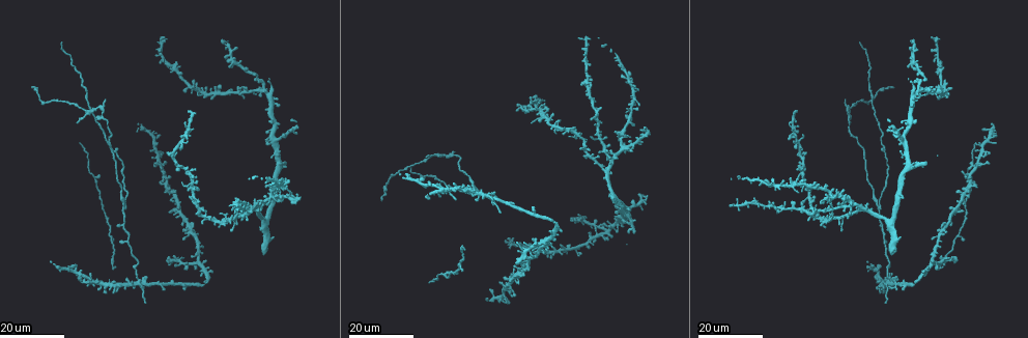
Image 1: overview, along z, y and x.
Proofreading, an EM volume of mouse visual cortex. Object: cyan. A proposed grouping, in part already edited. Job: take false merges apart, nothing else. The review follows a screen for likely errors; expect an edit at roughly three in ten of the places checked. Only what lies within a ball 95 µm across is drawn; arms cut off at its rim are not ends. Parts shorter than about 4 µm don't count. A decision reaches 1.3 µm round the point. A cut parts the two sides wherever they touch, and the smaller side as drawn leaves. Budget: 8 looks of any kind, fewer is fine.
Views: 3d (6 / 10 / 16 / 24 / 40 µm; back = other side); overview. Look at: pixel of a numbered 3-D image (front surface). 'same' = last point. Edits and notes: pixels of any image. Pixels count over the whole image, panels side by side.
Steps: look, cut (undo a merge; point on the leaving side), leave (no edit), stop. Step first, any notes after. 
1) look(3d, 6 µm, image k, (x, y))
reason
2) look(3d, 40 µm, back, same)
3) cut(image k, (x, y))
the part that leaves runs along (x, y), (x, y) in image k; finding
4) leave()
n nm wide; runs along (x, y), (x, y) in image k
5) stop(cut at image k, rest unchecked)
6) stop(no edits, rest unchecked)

look(3d, 24 µm, image 1, (479, 194))

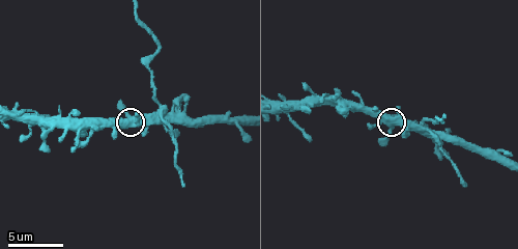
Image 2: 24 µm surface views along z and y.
look(3d, 10 µm, image 2, (391, 126))

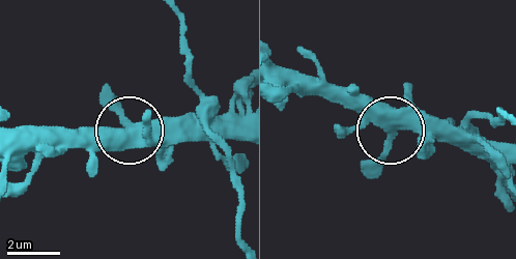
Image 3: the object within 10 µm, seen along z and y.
leave()
side arm 30 µm; runs along (238, 135), (80, 128) in image 3; one cell here

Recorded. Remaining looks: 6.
look(3d, 16 µm, image 1, (124, 208))
branch point

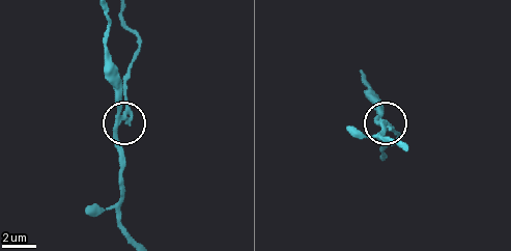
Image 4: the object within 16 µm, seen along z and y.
look(3d, 6 µm, image 4, (117, 113))
zoom in

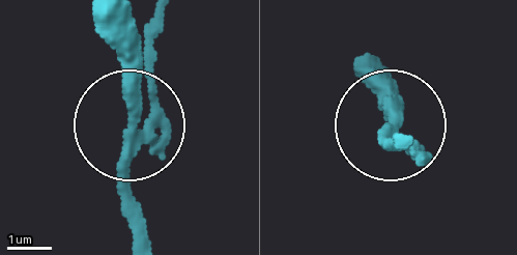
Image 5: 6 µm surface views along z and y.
cut(image 5, (150, 69))
the part that leaves runs along (142, 131), (161, 11) in image 5; two cells meet here

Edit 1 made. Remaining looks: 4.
look(overview)

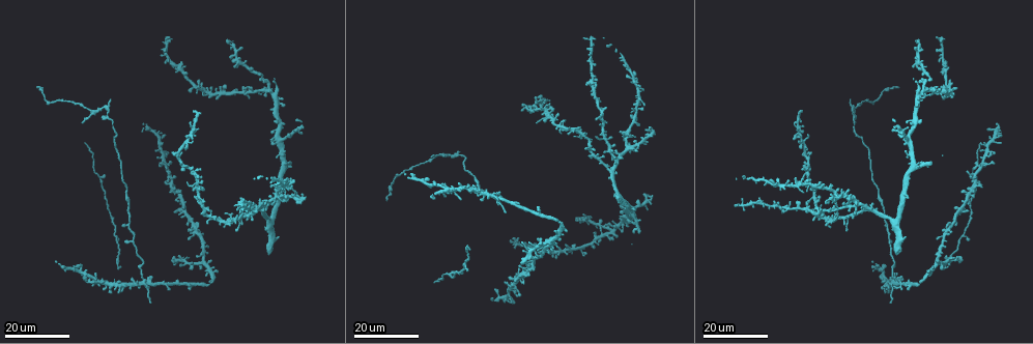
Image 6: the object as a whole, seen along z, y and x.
look(3d, 24 µm, image 6, (105, 106))

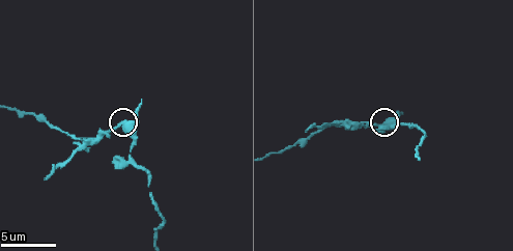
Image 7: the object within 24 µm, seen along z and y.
look(3d, 6 µm, image 7, (388, 123))
closer look

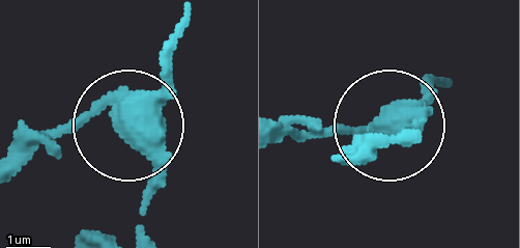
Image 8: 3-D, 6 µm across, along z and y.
cut(image 8, (76, 131))
450 nm wide; the part that leaves runs along (136, 100), (18, 137) in image 8; two cells meet here

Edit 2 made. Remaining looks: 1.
stop(cut at image 5, cut at image 8, rest unchecked)

